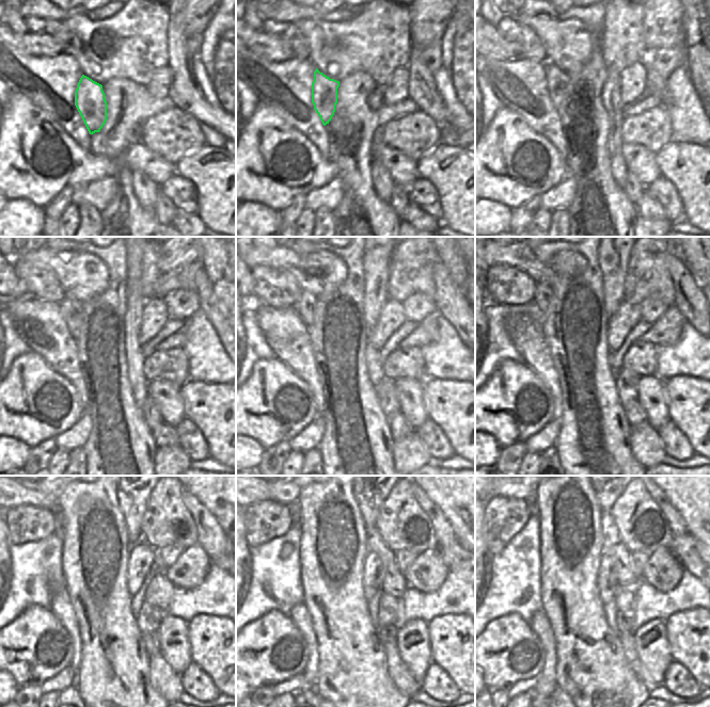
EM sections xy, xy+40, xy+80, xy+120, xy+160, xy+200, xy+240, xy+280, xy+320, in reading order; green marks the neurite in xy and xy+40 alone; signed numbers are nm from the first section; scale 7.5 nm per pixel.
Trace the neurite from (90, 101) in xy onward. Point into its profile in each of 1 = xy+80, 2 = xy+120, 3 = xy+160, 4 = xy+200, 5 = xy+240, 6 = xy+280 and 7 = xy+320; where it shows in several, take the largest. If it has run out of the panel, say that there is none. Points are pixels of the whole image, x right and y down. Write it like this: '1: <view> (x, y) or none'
1: xy+80 (557, 81)
2: xy+120 (70, 308)
3: xy+160 (305, 307)
4: xy+200 (542, 294)
5: xy+240 (60, 528)
6: xy+280 (294, 508)
7: xy+320 (530, 528)

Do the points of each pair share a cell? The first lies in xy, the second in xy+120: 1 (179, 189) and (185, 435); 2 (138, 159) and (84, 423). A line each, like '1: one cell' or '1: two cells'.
1: one cell
2: two cells

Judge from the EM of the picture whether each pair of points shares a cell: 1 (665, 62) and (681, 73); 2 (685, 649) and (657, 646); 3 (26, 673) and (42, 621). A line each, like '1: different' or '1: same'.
1: different
2: different
3: same

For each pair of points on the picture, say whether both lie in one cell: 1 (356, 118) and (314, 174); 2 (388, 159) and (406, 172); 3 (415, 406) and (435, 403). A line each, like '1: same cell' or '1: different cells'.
1: different cells
2: same cell
3: different cells

